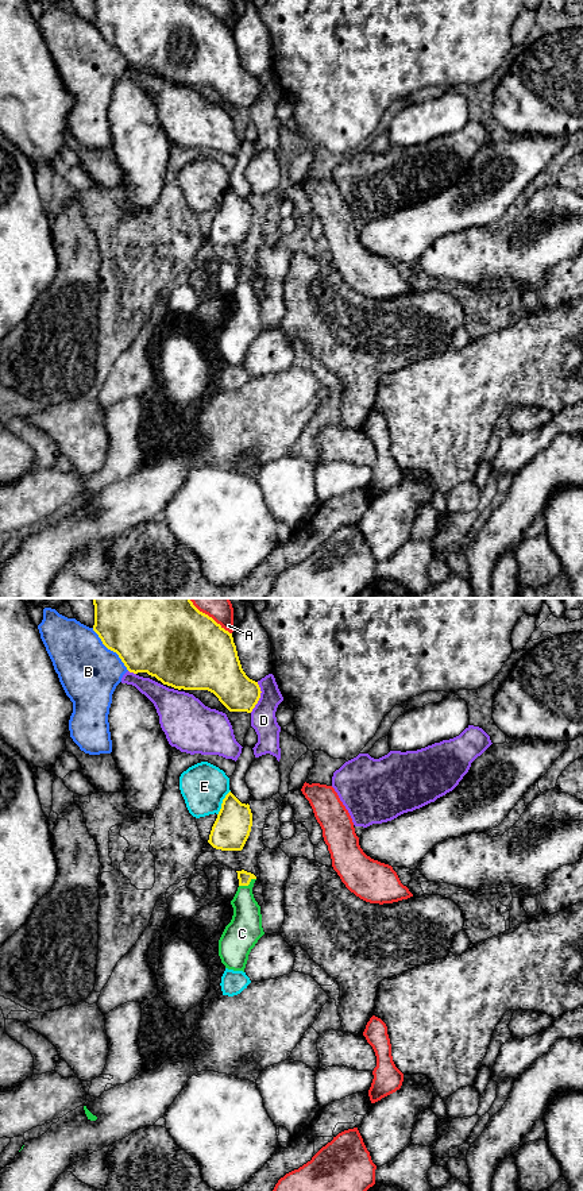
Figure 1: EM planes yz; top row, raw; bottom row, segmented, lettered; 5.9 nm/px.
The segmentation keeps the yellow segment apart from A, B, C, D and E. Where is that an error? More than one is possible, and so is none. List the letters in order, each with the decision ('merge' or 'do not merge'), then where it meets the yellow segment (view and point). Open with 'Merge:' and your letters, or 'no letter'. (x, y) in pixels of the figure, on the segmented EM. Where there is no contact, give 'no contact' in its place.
Merge: C
A: do not merge; meets yellow in yz at (208, 616)
B: do not merge; meets yellow in yz at (111, 650)
C: merge; meets yellow in yz at (247, 885)
D: do not merge; meets yellow in yz at (259, 697)
E: do not merge; meets yellow in yz at (223, 802)

